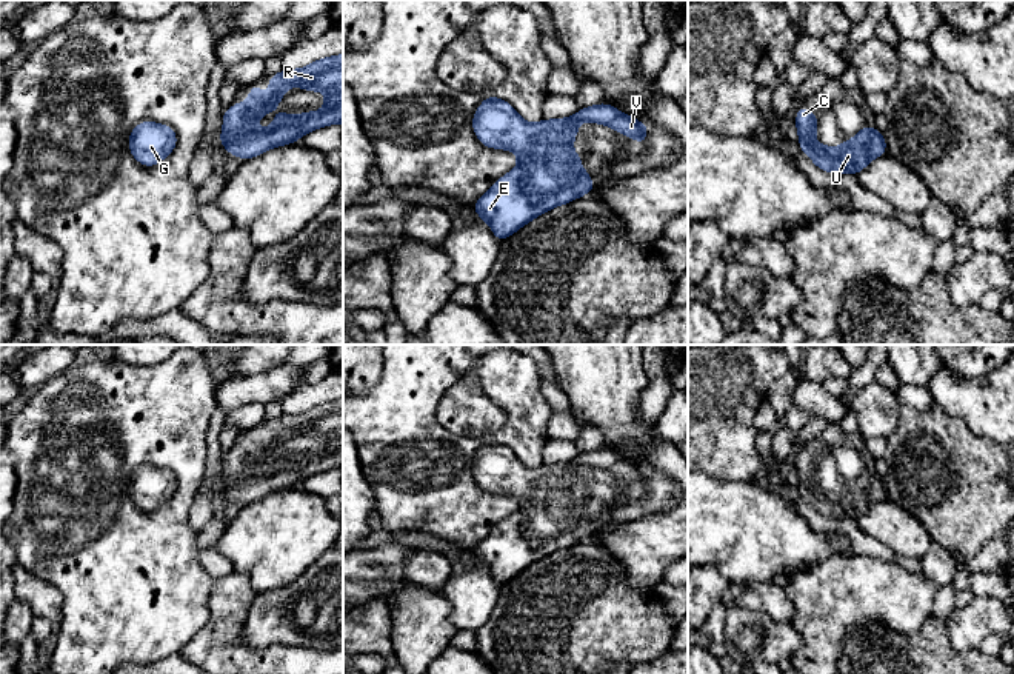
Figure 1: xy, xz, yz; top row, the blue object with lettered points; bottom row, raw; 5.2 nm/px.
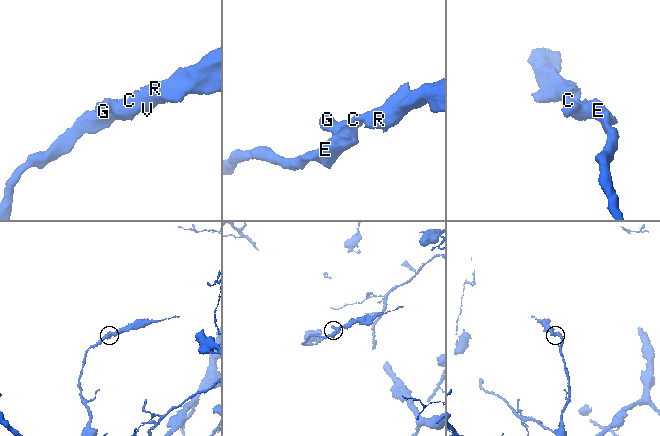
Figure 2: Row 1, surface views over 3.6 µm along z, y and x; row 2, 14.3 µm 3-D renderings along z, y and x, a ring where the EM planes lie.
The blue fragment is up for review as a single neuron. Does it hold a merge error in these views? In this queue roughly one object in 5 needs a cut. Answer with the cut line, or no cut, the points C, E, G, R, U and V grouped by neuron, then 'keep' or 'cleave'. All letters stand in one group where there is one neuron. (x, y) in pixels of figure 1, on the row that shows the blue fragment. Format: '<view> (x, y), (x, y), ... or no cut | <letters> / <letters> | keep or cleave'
no cut | C E G R U V | keep

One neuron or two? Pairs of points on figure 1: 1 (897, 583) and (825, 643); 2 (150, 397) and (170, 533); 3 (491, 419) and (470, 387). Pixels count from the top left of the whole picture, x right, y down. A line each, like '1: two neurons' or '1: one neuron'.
1: one neuron
2: one neuron
3: one neuron

